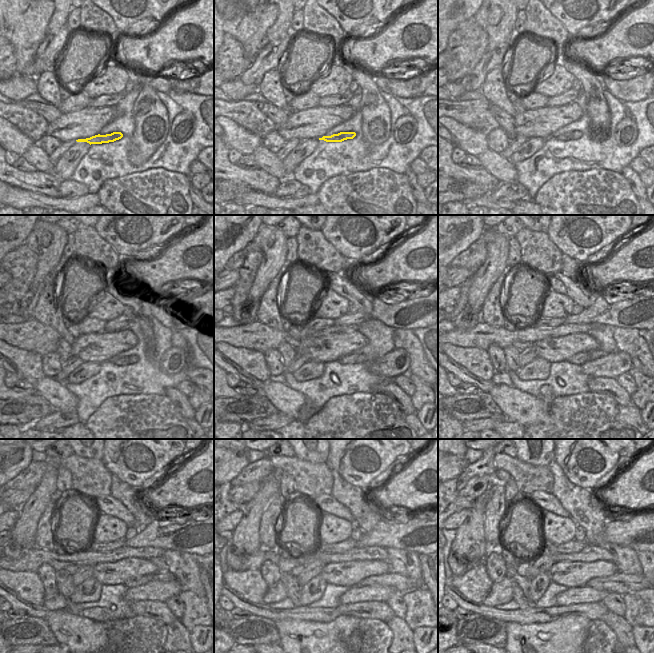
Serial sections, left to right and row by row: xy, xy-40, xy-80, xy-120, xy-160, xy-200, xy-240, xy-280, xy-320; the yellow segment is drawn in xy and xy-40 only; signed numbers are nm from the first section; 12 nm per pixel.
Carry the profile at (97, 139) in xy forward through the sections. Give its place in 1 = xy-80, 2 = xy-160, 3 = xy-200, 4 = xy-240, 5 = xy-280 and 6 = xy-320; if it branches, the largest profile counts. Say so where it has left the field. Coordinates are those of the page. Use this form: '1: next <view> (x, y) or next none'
1: next xy-80 (573, 135)
2: next xy-160 (352, 358)
3: next xy-200 (582, 357)
4: next xy-240 (161, 576)
5: next xy-280 (402, 584)
6: next xy-320 (620, 583)

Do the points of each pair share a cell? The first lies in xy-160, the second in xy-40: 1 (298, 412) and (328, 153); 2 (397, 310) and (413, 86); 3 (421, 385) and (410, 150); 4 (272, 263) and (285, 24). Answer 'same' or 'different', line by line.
1: different
2: same
3: different
4: same

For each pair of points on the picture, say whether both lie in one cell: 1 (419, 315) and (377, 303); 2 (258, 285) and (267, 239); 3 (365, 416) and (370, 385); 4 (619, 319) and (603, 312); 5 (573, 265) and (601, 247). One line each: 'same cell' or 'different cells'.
1: same cell
2: same cell
3: different cells
4: same cell
5: different cells

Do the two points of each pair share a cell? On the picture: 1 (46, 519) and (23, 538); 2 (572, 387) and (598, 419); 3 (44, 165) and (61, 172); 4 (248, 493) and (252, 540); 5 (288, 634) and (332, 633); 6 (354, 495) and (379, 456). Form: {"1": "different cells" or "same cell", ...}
{"1": "different cells", "2": "different cells", "3": "different cells", "4": "different cells", "5": "same cell", "6": "different cells"}

